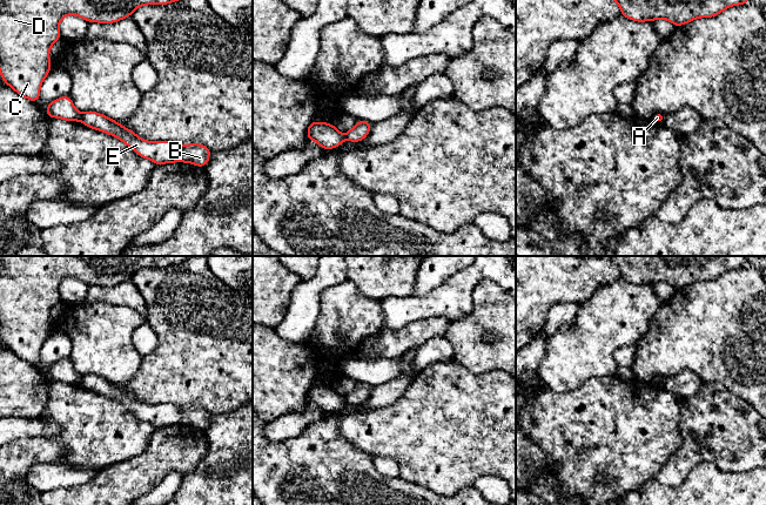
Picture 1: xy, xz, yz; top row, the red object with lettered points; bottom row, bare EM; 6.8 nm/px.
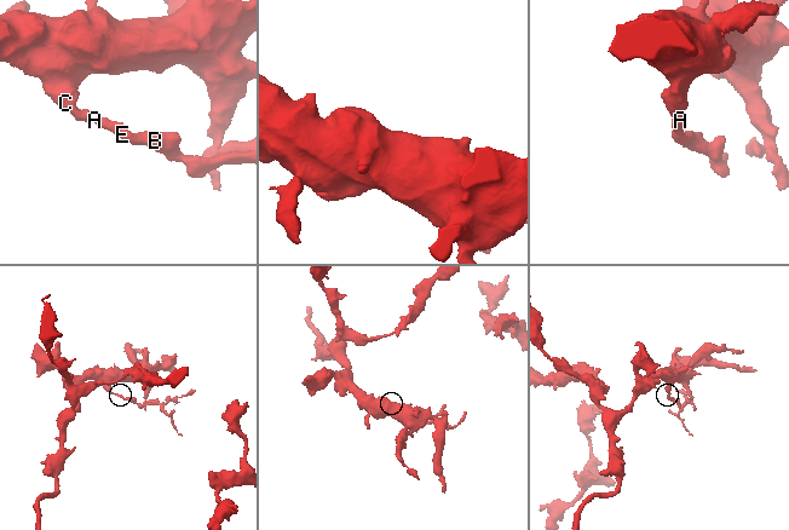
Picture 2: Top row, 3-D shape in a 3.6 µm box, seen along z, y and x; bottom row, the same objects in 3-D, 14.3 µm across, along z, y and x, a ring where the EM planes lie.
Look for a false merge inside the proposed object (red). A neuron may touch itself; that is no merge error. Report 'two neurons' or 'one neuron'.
two neurons

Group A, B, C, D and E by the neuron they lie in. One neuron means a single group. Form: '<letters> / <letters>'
A B E / C D

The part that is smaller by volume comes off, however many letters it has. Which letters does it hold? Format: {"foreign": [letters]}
{"foreign": ["A", "B", "E"]}

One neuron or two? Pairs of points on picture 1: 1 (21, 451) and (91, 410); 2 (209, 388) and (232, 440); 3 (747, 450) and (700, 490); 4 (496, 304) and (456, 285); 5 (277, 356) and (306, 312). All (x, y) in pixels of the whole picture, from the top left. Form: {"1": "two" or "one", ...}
{"1": "one", "2": "two", "3": "two", "4": "two", "5": "two"}

